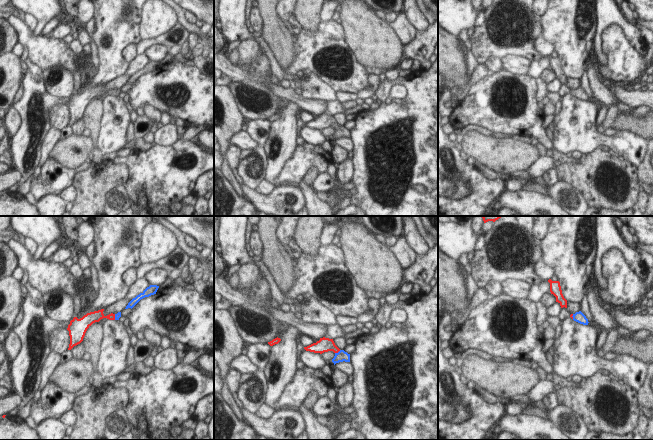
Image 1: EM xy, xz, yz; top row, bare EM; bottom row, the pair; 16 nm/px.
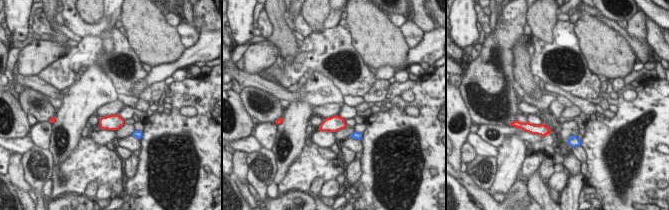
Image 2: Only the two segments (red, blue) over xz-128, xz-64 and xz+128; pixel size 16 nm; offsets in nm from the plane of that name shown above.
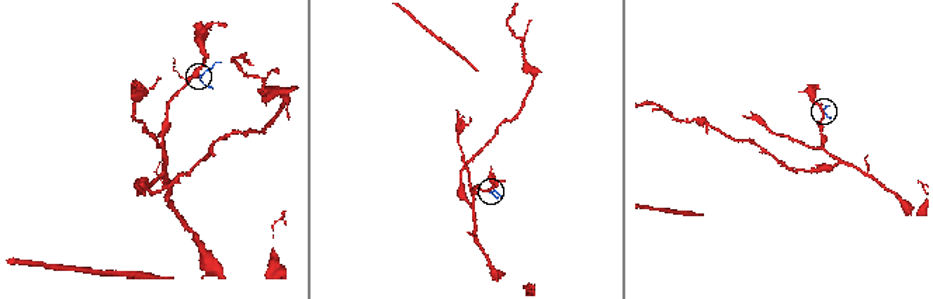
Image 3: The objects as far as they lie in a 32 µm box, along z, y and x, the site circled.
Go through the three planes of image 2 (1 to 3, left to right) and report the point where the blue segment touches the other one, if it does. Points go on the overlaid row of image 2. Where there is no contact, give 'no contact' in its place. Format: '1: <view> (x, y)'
1: no contact
2: no contact
3: no contact

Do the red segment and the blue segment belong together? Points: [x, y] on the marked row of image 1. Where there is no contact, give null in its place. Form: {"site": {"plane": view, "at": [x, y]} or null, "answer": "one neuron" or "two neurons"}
{"site": {"plane": "xz", "at": [337, 352]}, "answer": "one neuron"}

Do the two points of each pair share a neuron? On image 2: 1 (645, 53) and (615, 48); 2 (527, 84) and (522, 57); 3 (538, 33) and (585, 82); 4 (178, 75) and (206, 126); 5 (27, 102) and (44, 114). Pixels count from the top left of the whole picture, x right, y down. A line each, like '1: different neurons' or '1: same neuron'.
1: different neurons
2: same neuron
3: different neurons
4: different neurons
5: same neuron

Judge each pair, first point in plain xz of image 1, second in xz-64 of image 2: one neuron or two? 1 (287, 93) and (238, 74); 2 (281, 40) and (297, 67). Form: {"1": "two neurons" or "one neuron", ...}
{"1": "one neuron", "2": "two neurons"}

